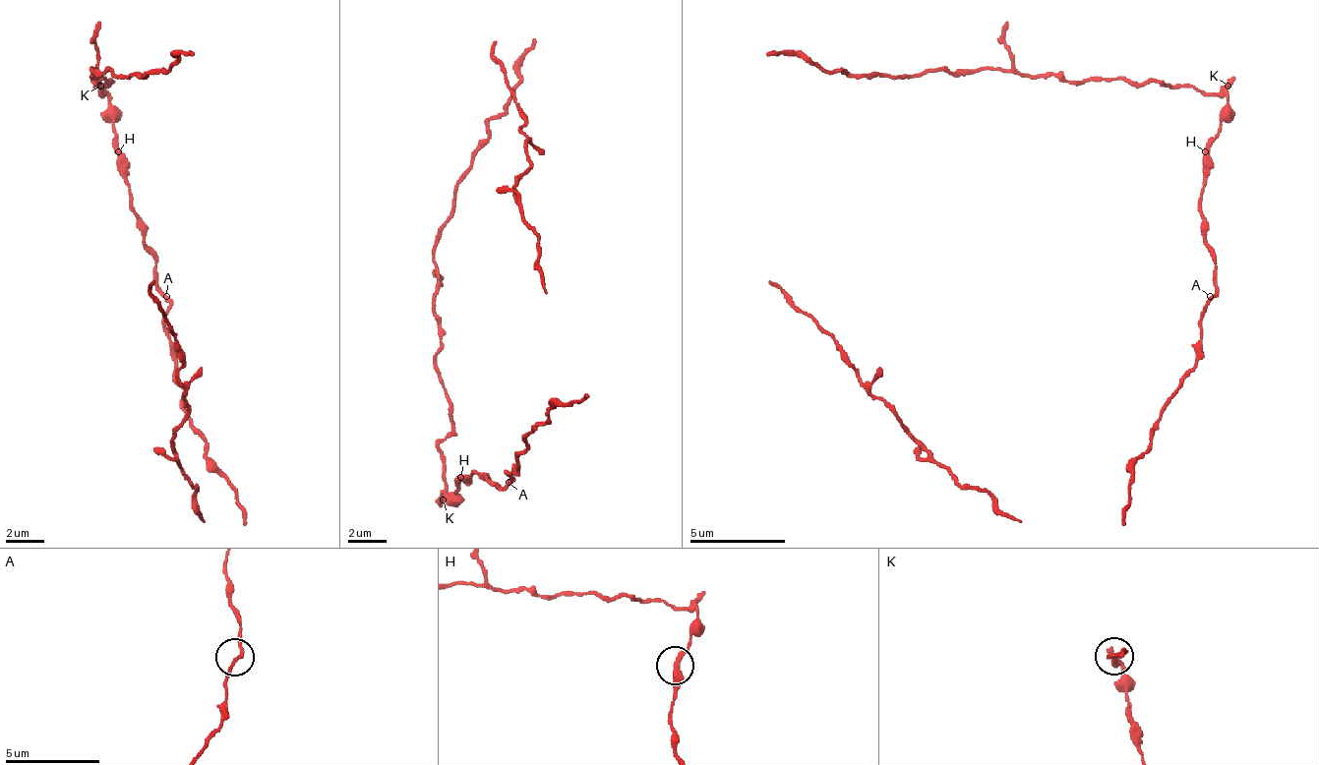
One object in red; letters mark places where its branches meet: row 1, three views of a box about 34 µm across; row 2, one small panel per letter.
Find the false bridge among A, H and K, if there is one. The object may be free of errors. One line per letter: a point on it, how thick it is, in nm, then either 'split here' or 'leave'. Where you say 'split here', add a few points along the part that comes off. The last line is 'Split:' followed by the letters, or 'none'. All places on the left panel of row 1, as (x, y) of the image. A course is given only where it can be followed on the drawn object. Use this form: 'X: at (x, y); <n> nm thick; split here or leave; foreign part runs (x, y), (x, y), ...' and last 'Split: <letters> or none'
A: at (166, 296); 160 nm thick; leave
H: at (118, 151); 360 nm thick; leave
K: at (100, 86); 280 nm thick; split here
Split: K

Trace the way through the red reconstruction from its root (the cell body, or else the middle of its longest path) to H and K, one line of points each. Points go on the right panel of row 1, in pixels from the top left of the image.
H: (1210, 301), (1214, 291), (1214, 248), (1205, 238), (1205, 214), (1200, 209), (1200, 195), (1205, 190), (1205, 151)
K: (1210, 301), (1214, 248), (1205, 238), (1200, 195), (1205, 190), (1205, 151), (1219, 128), (1219, 108), (1229, 85)

